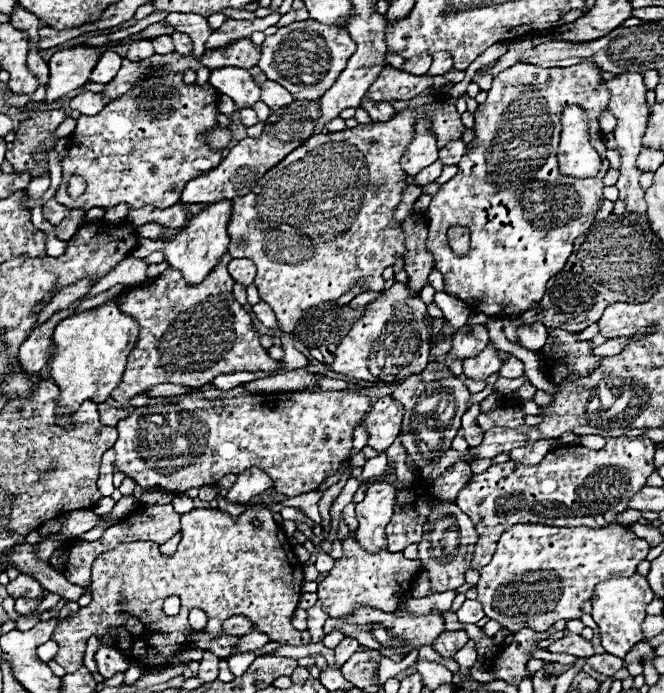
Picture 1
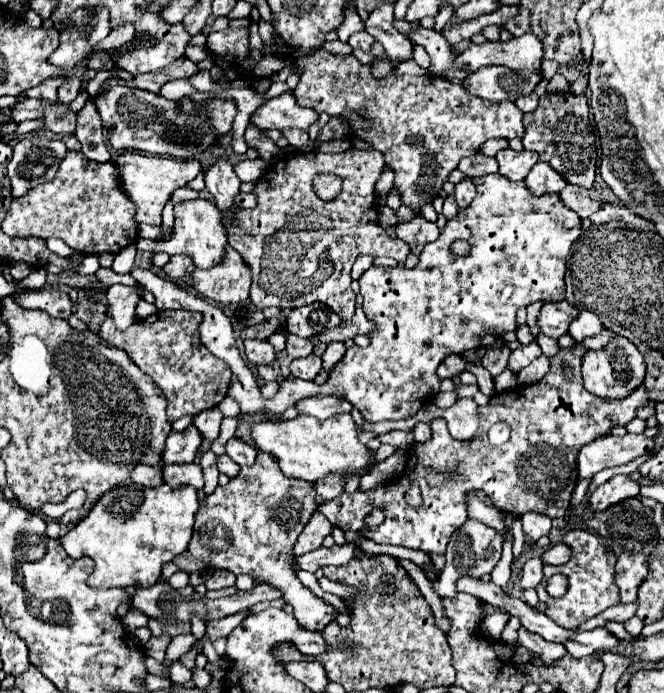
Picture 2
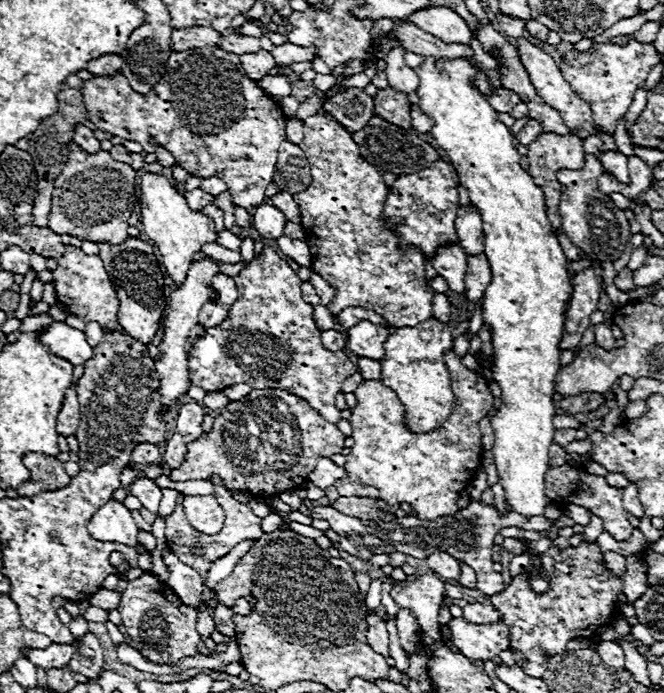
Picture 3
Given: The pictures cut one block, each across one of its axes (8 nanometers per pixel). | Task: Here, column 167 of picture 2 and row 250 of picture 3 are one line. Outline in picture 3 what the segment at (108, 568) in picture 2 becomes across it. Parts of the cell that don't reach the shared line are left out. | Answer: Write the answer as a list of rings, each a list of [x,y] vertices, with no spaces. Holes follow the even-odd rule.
[[[426,58],[424,66],[422,68],[416,68],[416,74],[420,76],[420,88],[418,88],[418,96],[420,96],[420,108],[434,120],[434,128],[432,128],[432,136],[436,140],[436,144],[440,148],[446,150],[454,170],[458,172],[458,178],[460,178],[460,184],[470,192],[470,200],[474,206],[478,206],[480,210],[480,216],[482,216],[482,232],[484,232],[484,254],[490,262],[490,270],[492,270],[492,282],[488,284],[486,292],[484,292],[484,298],[482,298],[482,318],[484,318],[484,324],[490,324],[492,328],[492,348],[494,348],[494,366],[492,366],[492,372],[494,372],[494,380],[498,382],[500,390],[502,390],[502,402],[506,406],[502,406],[496,416],[492,416],[492,428],[494,428],[494,462],[496,462],[496,468],[498,468],[498,474],[500,474],[500,484],[506,492],[506,504],[508,504],[508,510],[514,510],[514,512],[520,512],[522,516],[542,516],[544,514],[544,508],[548,506],[548,498],[544,496],[544,476],[548,472],[548,446],[552,444],[552,436],[556,432],[556,428],[552,426],[552,418],[556,416],[556,406],[554,406],[554,398],[552,394],[546,394],[546,388],[554,388],[554,378],[560,370],[560,340],[562,340],[562,334],[564,334],[564,314],[566,314],[566,306],[568,306],[568,300],[572,296],[572,284],[570,284],[570,276],[568,276],[568,270],[566,270],[566,264],[568,264],[568,258],[564,256],[562,252],[562,246],[558,242],[558,236],[548,220],[548,214],[546,214],[546,204],[544,204],[544,192],[540,186],[534,184],[532,176],[520,166],[520,154],[516,152],[516,146],[514,146],[514,138],[508,130],[508,126],[504,126],[500,120],[496,120],[498,112],[488,104],[488,98],[484,94],[480,94],[474,86],[472,86],[472,78],[476,74],[476,68],[472,68],[472,64],[468,64],[466,60],[454,60],[454,62],[436,62],[434,58]]]

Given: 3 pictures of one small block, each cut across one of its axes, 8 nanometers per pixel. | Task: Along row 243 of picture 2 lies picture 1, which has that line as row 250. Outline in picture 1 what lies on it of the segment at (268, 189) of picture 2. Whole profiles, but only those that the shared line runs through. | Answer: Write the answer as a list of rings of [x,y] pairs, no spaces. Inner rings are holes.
[[[438,98],[432,104],[400,110],[388,122],[358,124],[356,128],[346,128],[340,132],[314,134],[300,148],[280,160],[280,164],[270,168],[256,182],[252,192],[232,198],[228,252],[232,258],[248,258],[254,262],[258,270],[254,284],[258,286],[260,300],[276,312],[282,332],[292,332],[310,308],[340,298],[358,282],[362,282],[368,292],[384,290],[384,268],[392,266],[396,256],[404,256],[404,234],[400,232],[400,224],[392,222],[394,210],[400,204],[402,188],[406,186],[406,172],[400,168],[400,156],[404,156],[408,142],[412,140],[416,120],[422,116],[430,118],[430,130],[436,134],[438,148],[444,148],[444,144],[452,140],[460,140],[466,130],[456,106],[446,104],[444,98]]]

